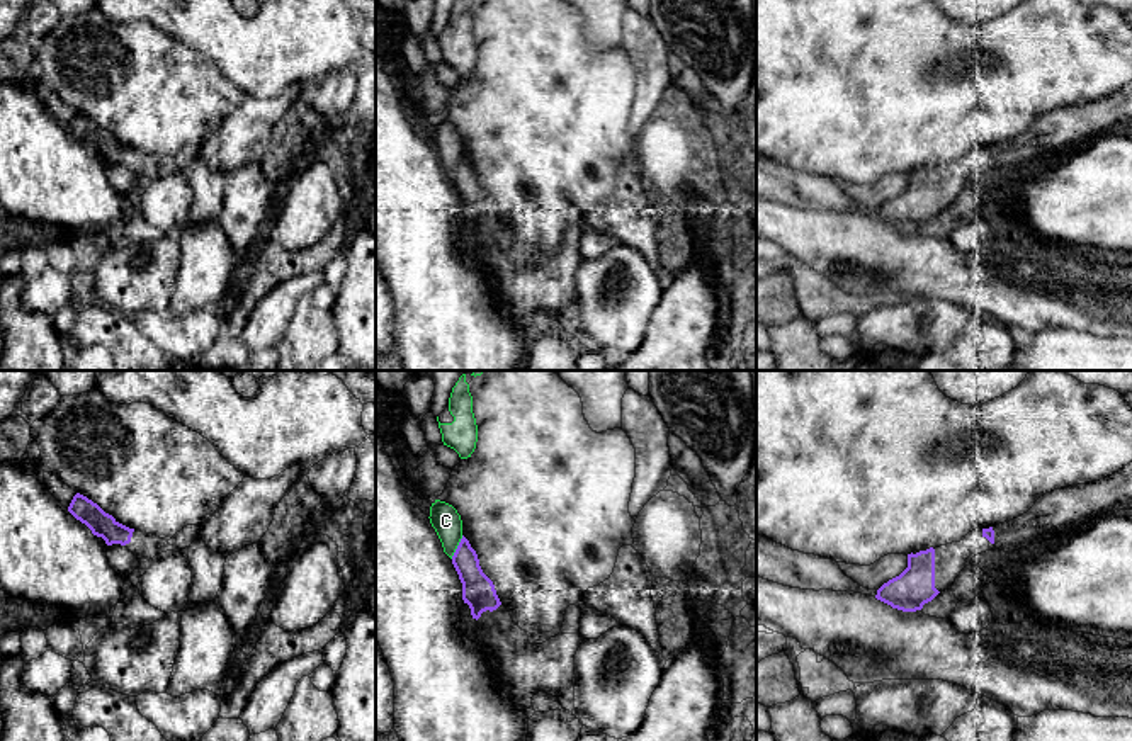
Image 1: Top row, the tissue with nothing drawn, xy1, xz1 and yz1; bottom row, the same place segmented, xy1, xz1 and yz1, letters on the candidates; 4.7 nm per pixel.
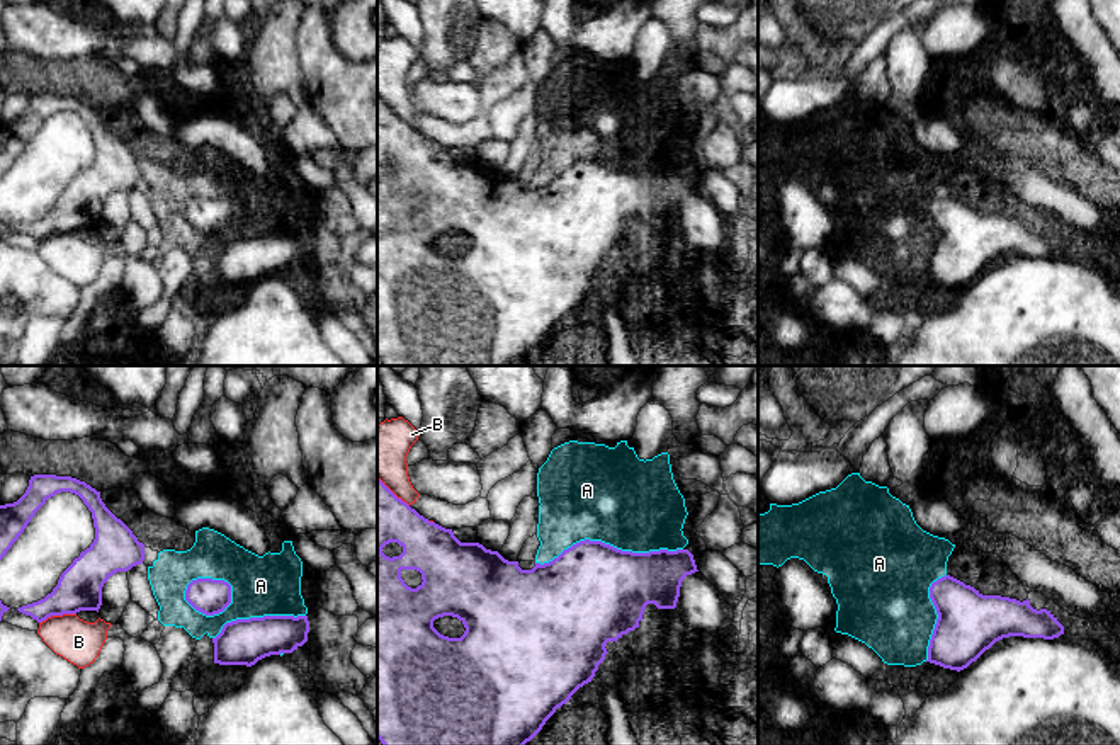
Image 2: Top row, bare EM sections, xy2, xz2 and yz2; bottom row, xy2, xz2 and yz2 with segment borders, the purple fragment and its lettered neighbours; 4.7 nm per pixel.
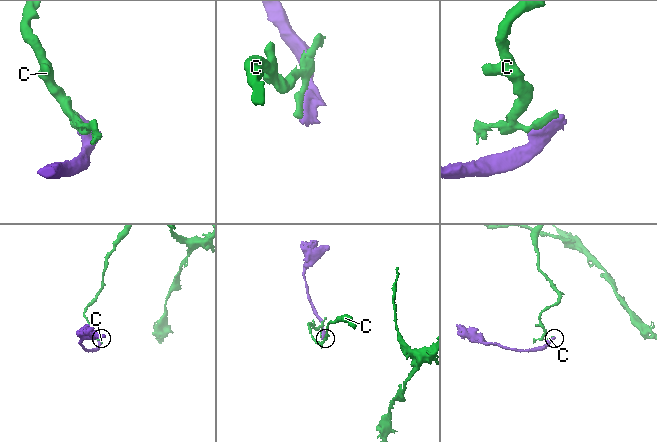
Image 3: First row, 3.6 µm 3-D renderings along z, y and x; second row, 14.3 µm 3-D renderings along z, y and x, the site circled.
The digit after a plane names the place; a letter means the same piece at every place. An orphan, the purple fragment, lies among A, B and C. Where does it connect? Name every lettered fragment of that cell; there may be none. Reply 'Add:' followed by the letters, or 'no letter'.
Add: no letter

